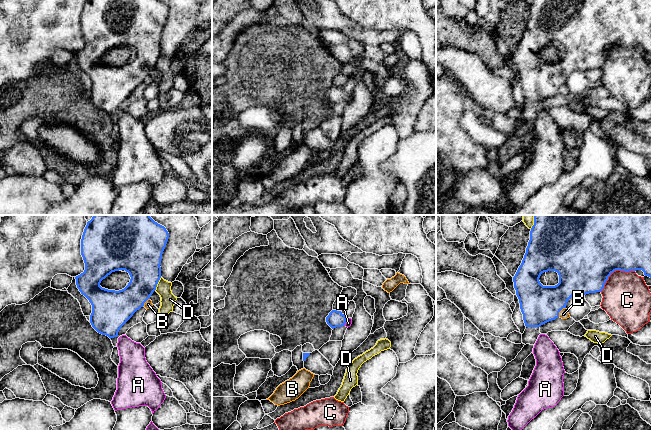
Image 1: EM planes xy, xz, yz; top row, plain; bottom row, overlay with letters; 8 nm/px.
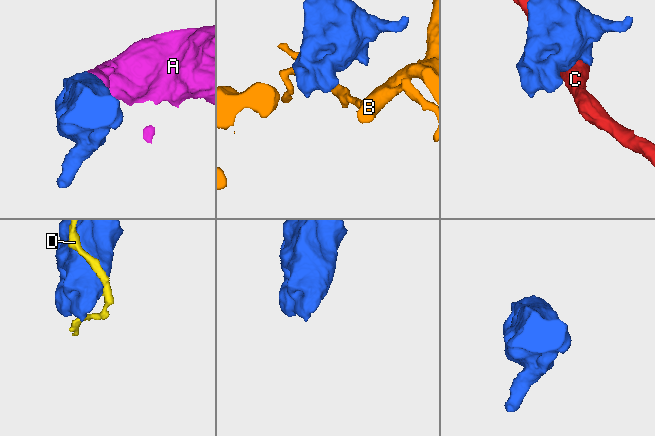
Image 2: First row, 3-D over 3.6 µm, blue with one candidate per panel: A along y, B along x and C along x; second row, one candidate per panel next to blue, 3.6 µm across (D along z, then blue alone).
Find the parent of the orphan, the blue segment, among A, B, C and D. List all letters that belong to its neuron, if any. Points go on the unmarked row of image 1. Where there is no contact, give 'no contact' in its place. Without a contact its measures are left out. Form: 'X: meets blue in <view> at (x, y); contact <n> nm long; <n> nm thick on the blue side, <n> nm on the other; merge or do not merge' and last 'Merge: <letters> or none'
A: meets blue in xz at (345, 97); contact 80 nm long; 130 nm thick on the blue side, 50 nm on the other; merge
B: meets blue in yz at (560, 86); contact 100 nm long; 320 nm thick on the blue side, 70 nm on the other; do not merge
C: meets blue in yz at (614, 46); contact 320 nm long; 480 nm thick on the blue side, 380 nm on the other; do not merge
D: meets blue in xy at (157, 59); contact 130 nm long; 320 nm thick on the blue side, 120 nm on the other; do not merge
Merge: A

